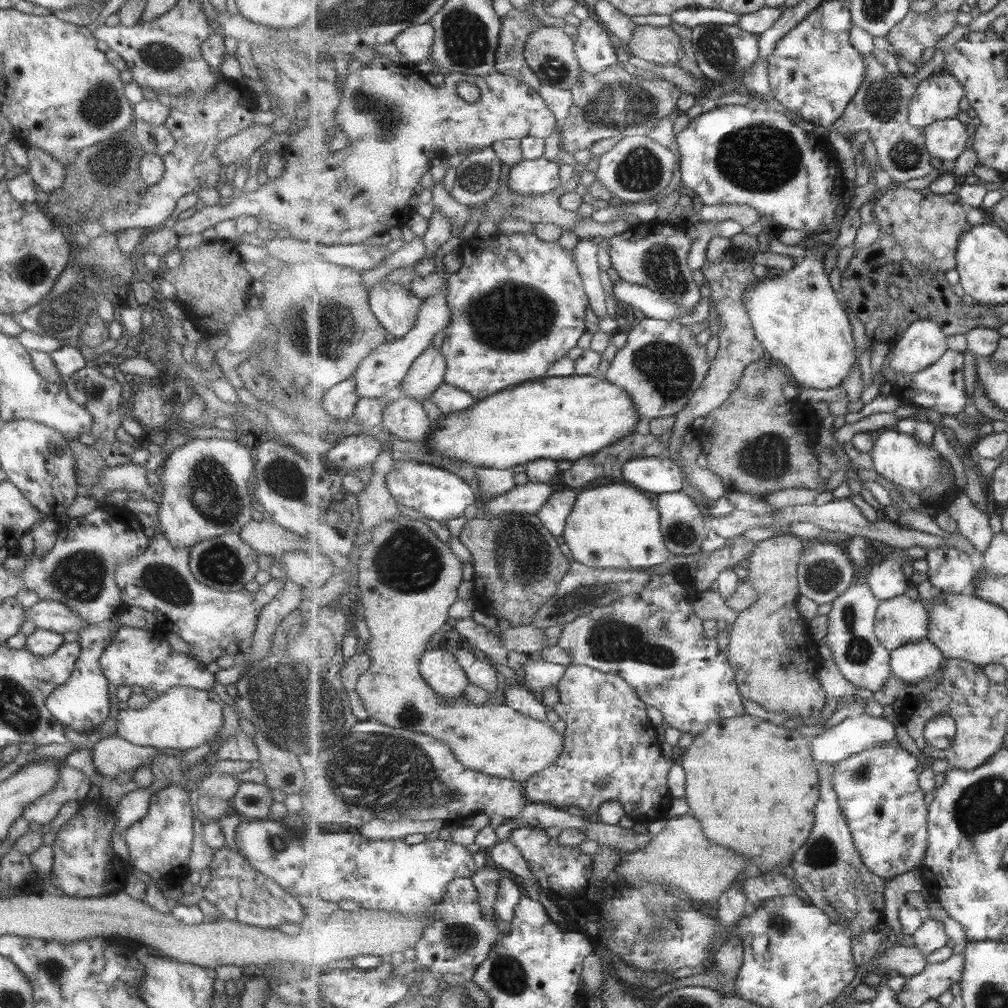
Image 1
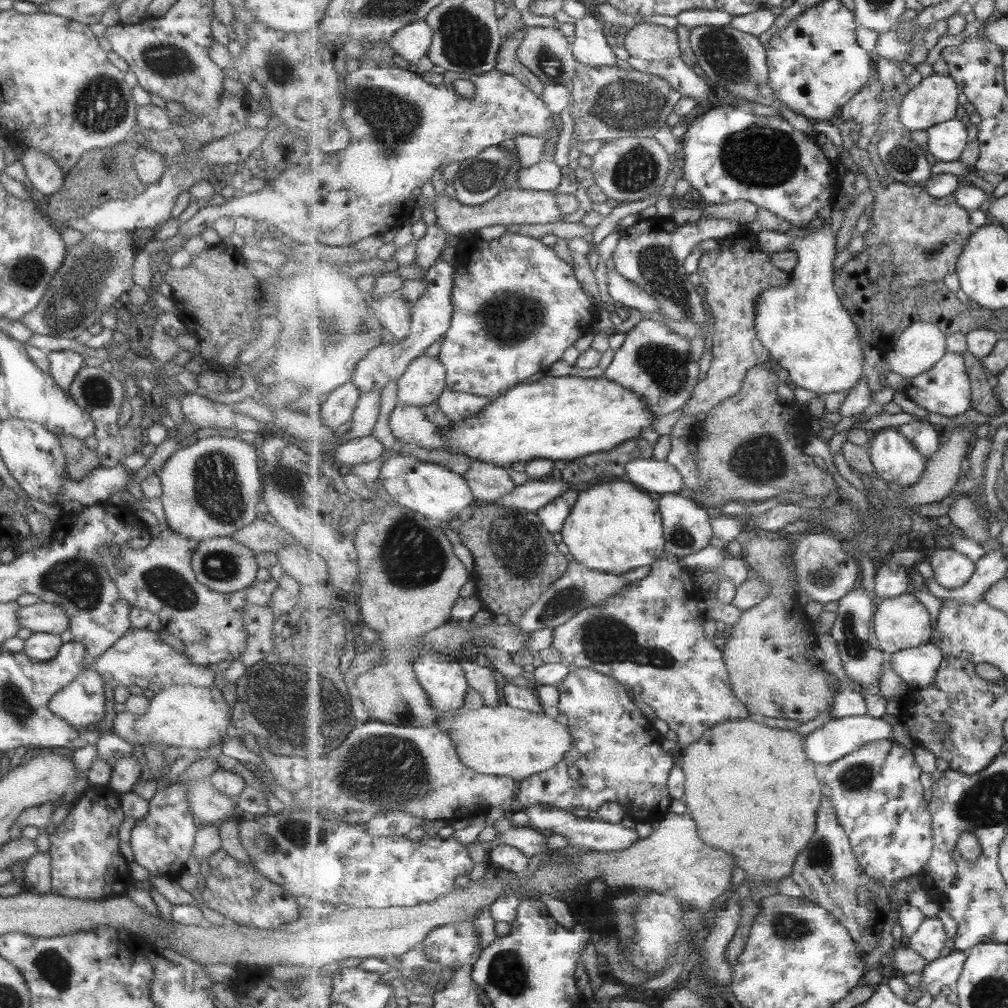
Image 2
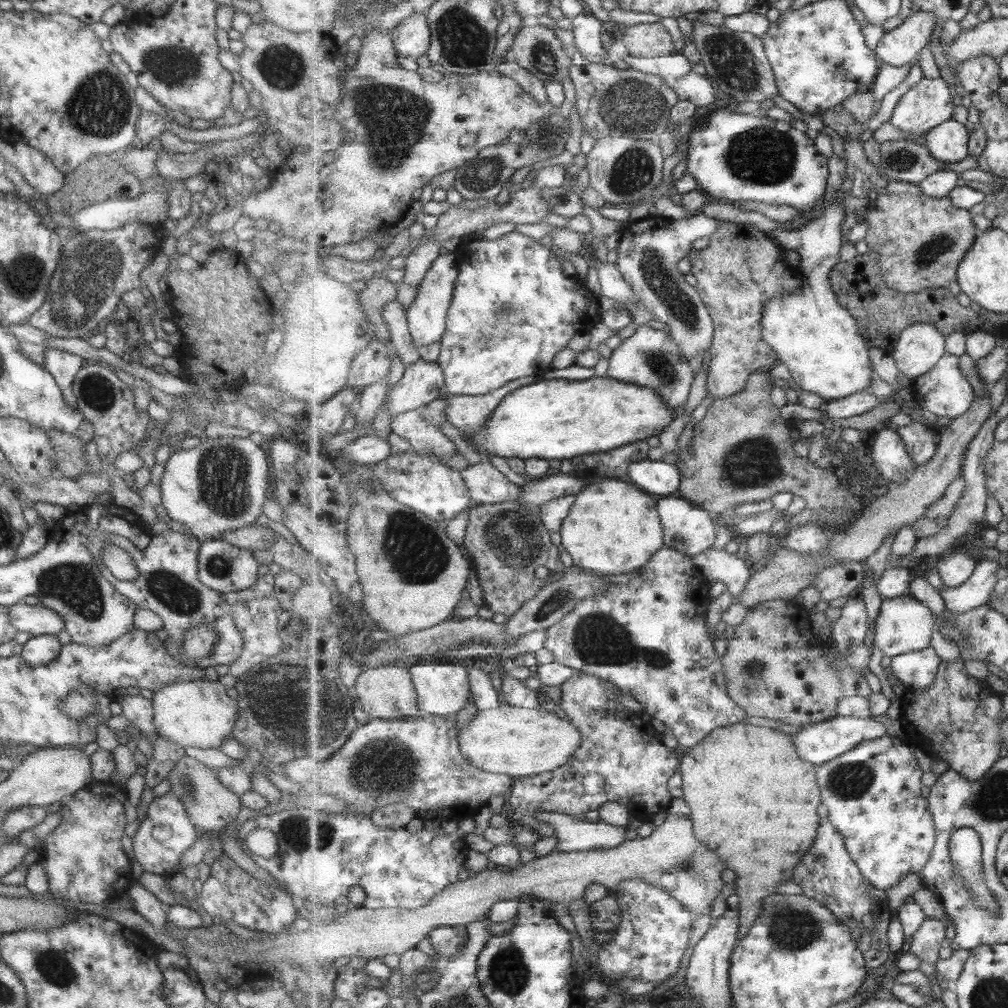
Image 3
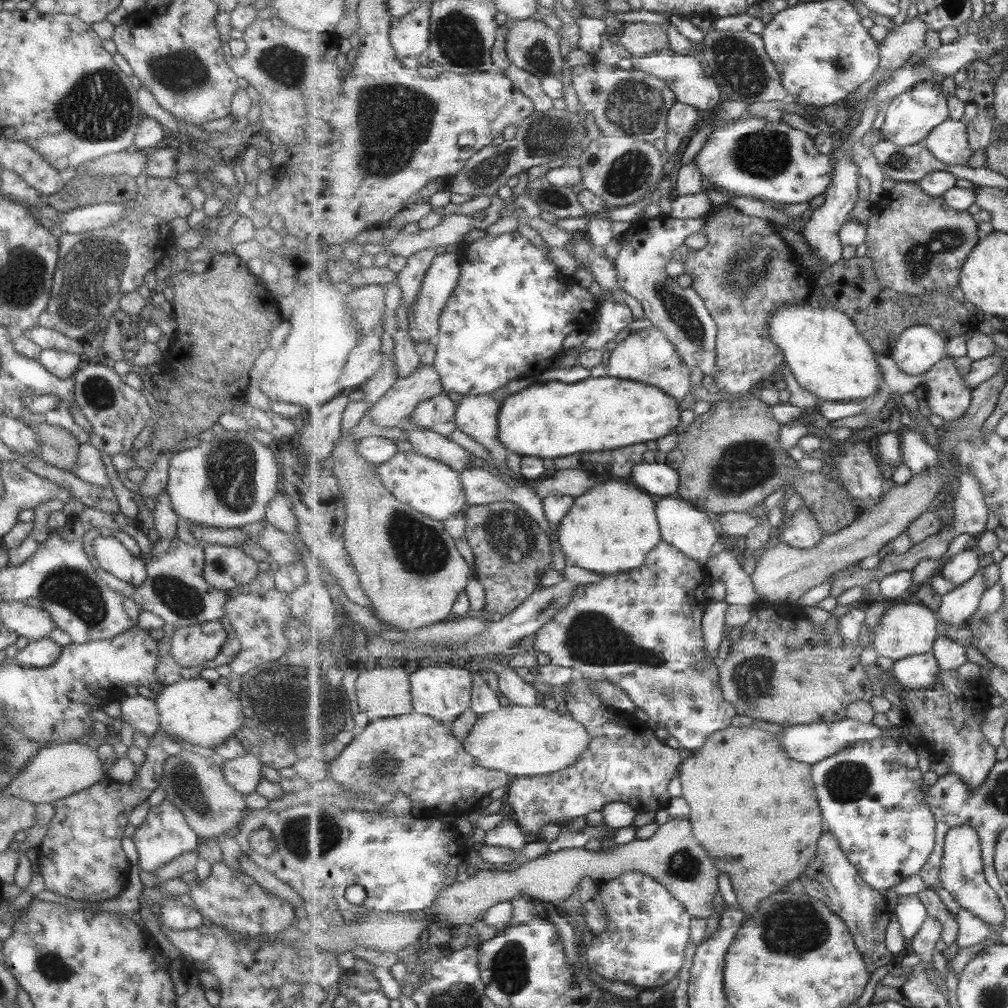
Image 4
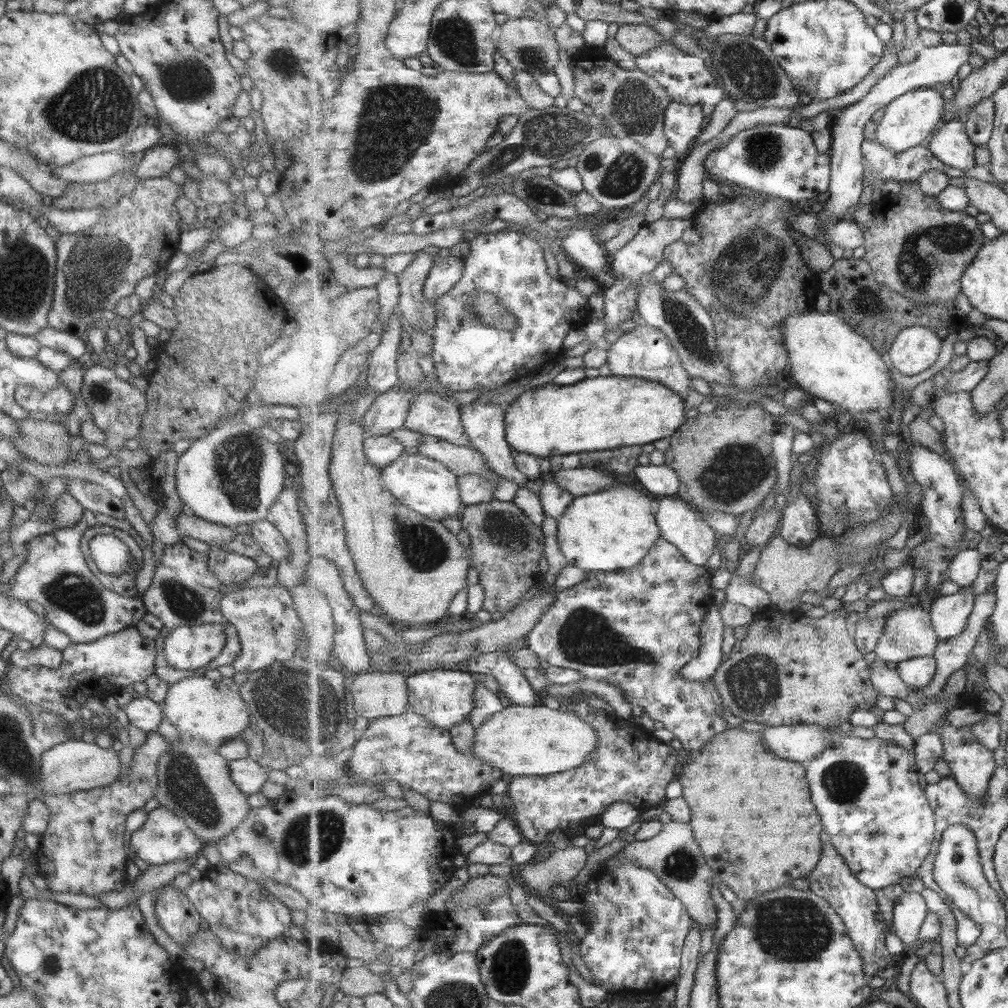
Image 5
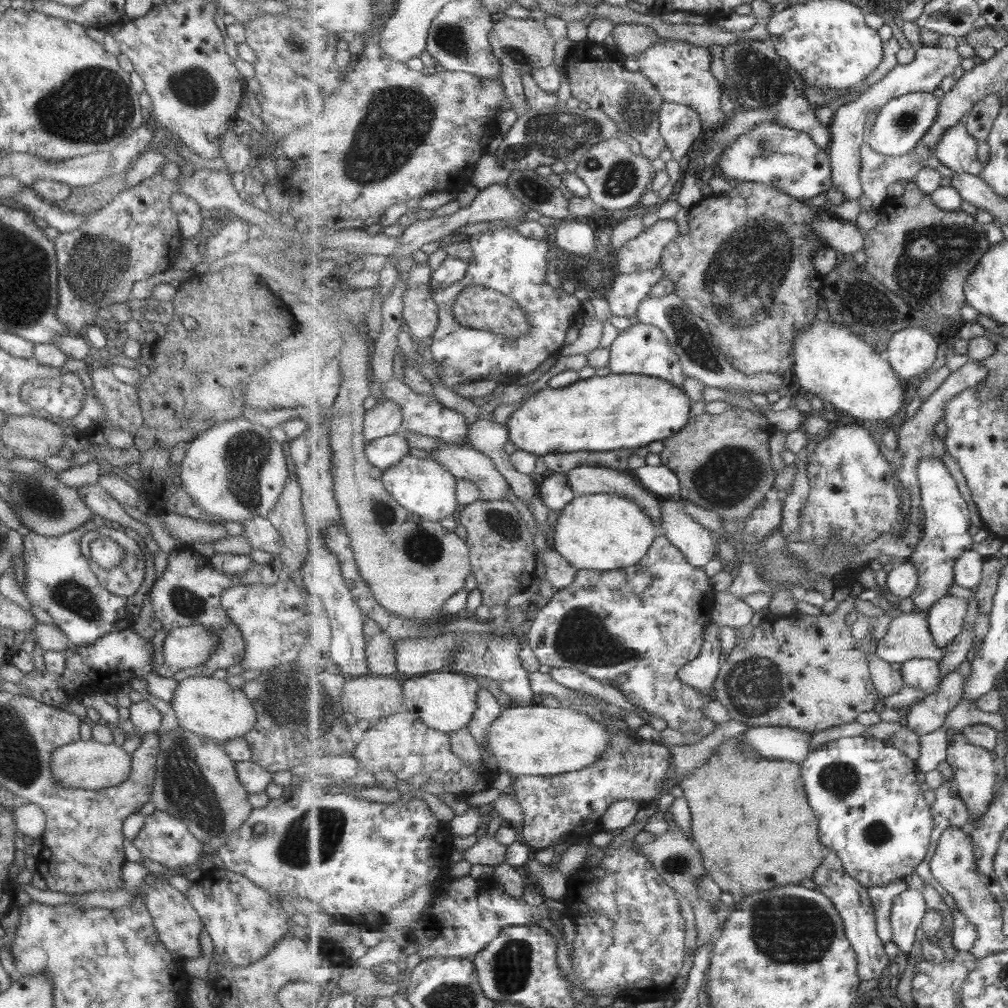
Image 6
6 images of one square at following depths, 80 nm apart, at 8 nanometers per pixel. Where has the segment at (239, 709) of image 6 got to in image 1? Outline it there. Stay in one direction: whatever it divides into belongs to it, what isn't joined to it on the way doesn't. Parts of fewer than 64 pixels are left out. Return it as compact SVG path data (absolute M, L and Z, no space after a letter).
M172 687L159 693L141 710L127 708L117 714L116 734L137 746L187 749L211 744L223 725L224 703L212 689L196 690L190 687Z

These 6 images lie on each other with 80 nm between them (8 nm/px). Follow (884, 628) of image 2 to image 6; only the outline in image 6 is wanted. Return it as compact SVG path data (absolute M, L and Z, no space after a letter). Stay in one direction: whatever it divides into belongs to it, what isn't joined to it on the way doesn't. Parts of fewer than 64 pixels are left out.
M916 610L909 614L901 613L892 619L888 634L877 644L875 654L885 662L900 665L921 658L940 663L945 650L933 638L929 614Z

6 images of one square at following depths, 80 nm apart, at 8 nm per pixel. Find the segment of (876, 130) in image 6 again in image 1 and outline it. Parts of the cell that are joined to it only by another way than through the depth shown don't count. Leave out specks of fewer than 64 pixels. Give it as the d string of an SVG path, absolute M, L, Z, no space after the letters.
M945 68L932 73L918 83L918 93L910 108L910 123L925 128L938 120L960 116L959 104L965 96L964 85L953 73Z

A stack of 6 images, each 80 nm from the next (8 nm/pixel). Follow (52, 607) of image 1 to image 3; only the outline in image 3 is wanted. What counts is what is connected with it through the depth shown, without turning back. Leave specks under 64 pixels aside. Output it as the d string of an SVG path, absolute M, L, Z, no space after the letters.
M24 602L12 604L8 607L8 615L16 632L25 632L31 636L55 635L64 629L64 622L59 614L39 602L35 605Z

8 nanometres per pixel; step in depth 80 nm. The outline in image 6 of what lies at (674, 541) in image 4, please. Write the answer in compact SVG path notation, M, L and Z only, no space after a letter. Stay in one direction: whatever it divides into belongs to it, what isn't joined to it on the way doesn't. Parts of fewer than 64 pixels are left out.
M678 498L662 499L661 505L662 534L681 549L689 564L707 566L718 553L717 535L685 512Z

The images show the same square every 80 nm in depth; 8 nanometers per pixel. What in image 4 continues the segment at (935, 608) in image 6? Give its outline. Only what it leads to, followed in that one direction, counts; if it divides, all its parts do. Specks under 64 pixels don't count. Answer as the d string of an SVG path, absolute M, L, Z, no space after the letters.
M981 568L968 583L955 586L943 595L937 618L949 625L967 625L968 620L976 614L987 589Z

